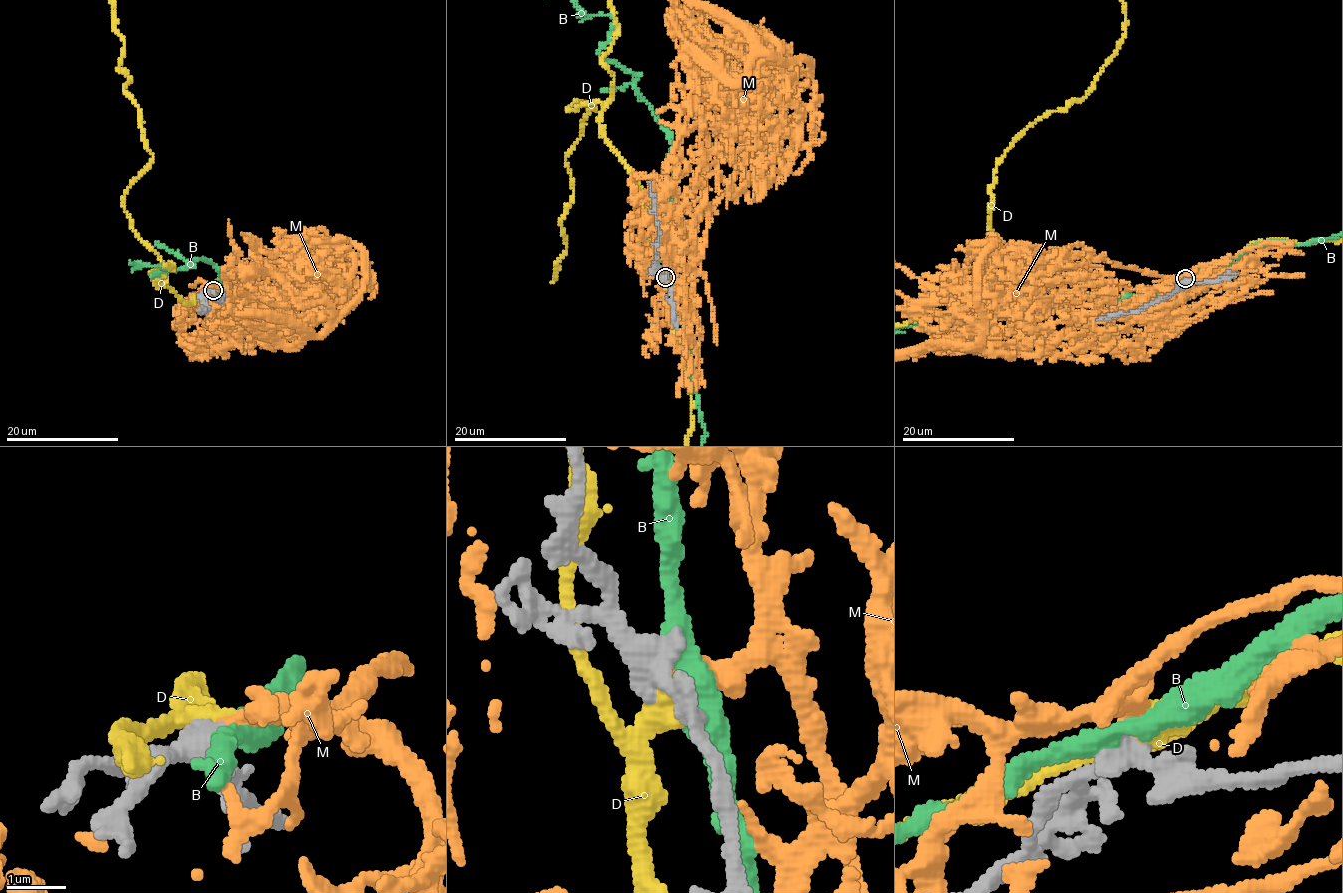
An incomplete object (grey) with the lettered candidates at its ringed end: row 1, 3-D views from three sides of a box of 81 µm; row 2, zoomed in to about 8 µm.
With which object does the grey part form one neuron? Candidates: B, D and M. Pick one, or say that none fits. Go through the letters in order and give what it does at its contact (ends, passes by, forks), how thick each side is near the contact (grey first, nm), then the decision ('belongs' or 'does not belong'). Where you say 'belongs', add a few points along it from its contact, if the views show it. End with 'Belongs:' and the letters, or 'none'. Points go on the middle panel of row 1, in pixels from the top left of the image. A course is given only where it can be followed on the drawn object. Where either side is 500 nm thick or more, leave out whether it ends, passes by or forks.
B: it passes by | 440/320 nm | does not belong
D: 440/550 nm | does not belong
M: it ends | 400/280 nm | belongs
Belongs: M

